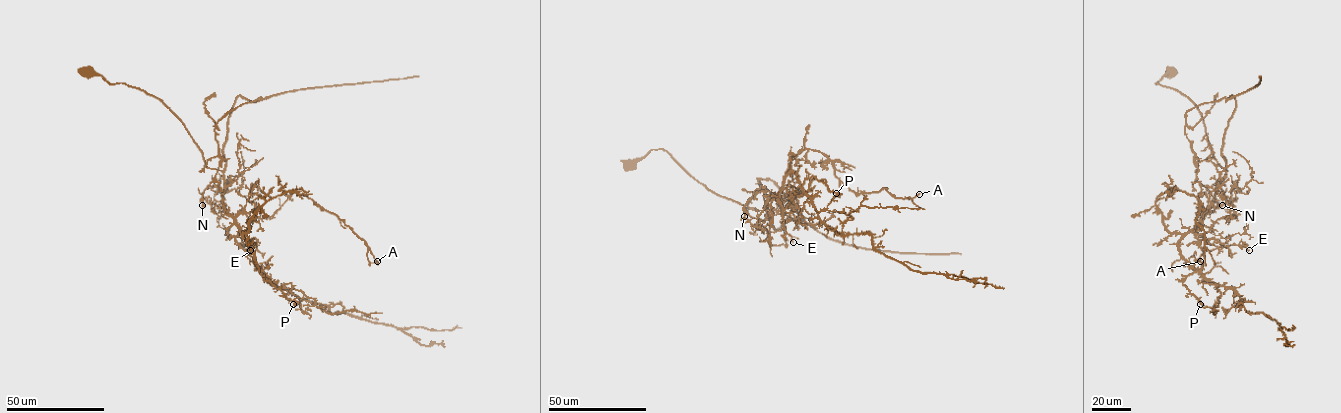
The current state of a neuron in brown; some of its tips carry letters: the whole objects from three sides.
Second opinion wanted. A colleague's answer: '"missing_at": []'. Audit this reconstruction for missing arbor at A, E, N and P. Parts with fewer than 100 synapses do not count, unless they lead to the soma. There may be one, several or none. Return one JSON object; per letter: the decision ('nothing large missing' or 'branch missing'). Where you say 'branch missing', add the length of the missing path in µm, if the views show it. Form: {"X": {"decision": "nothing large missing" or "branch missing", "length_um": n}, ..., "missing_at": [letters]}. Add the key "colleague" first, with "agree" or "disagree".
{"colleague": "agree", "A": {"decision": "nothing large missing"}, "E": {"decision": "nothing large missing"}, "N": {"decision": "nothing large missing"}, "P": {"decision": "nothing large missing"}, "missing_at": []}

